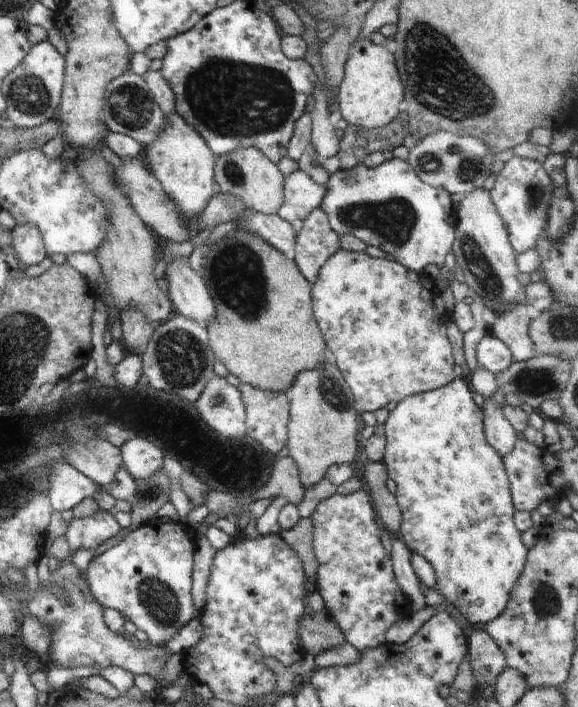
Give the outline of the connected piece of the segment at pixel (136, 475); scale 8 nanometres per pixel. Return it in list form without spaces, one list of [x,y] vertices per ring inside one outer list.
[[[134,436],[121,448],[123,464],[132,479],[148,479],[163,468],[165,454],[157,448],[158,442],[150,442],[143,437]]]

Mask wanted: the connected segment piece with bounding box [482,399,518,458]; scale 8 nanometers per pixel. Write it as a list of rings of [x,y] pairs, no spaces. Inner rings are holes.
[[[488,399],[482,412],[486,441],[500,457],[510,455],[518,434],[504,417],[502,408],[496,407],[494,402]]]

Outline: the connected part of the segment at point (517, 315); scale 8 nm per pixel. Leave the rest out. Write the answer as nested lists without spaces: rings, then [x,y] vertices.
[[[522,303],[495,316],[496,321],[489,327],[489,332],[510,350],[513,362],[535,357],[535,347],[529,336],[531,320],[527,316],[526,305]]]

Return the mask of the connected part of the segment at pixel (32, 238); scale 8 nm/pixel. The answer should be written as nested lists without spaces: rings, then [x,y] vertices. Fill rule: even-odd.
[[[16,225],[11,232],[11,250],[21,269],[30,270],[48,256],[39,231],[29,225]]]

